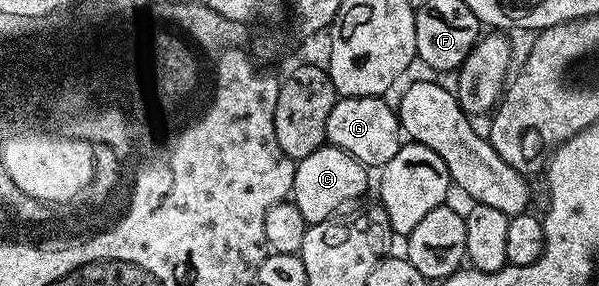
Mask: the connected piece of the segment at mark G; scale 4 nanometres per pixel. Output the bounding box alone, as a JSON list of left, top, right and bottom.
[326,97,402,167]

